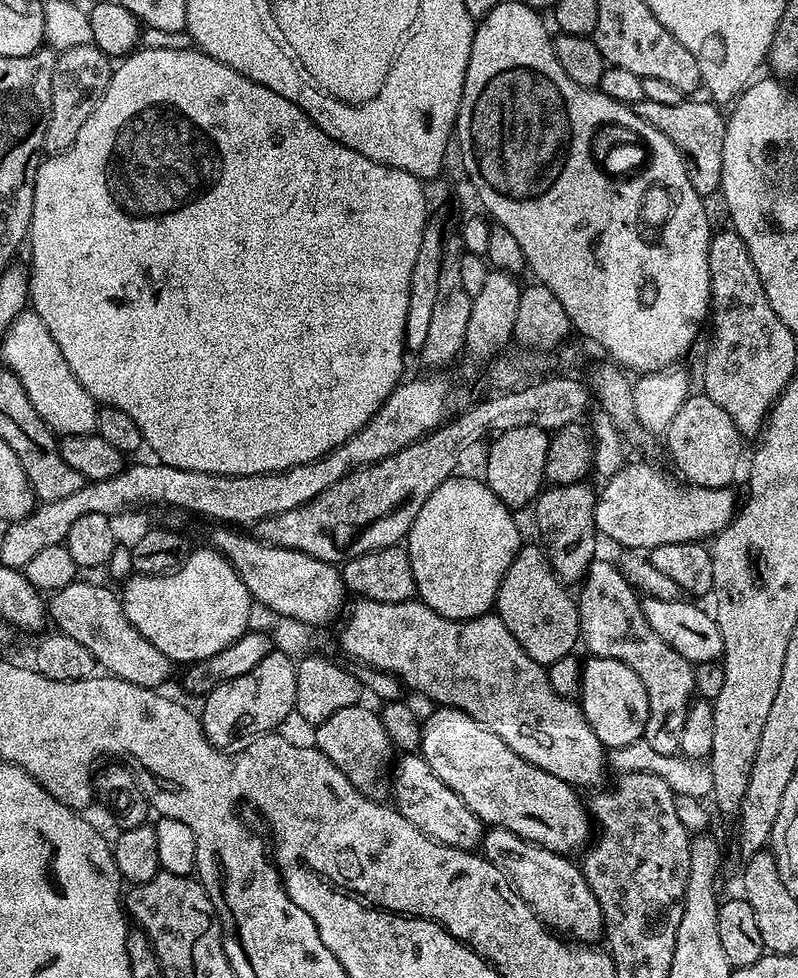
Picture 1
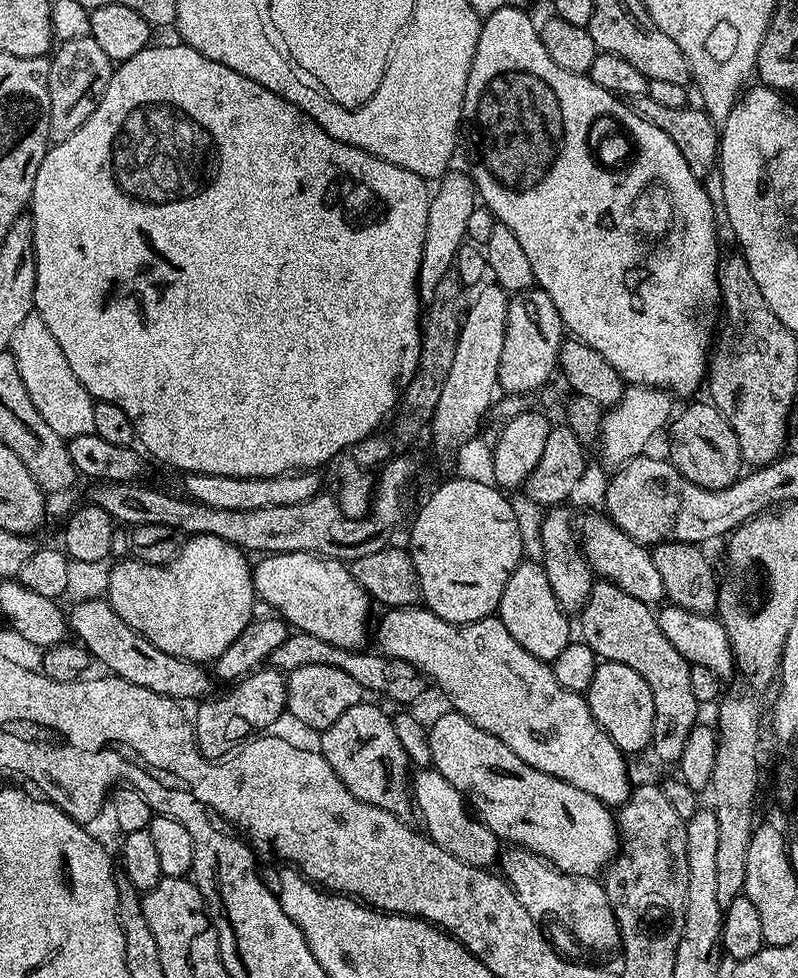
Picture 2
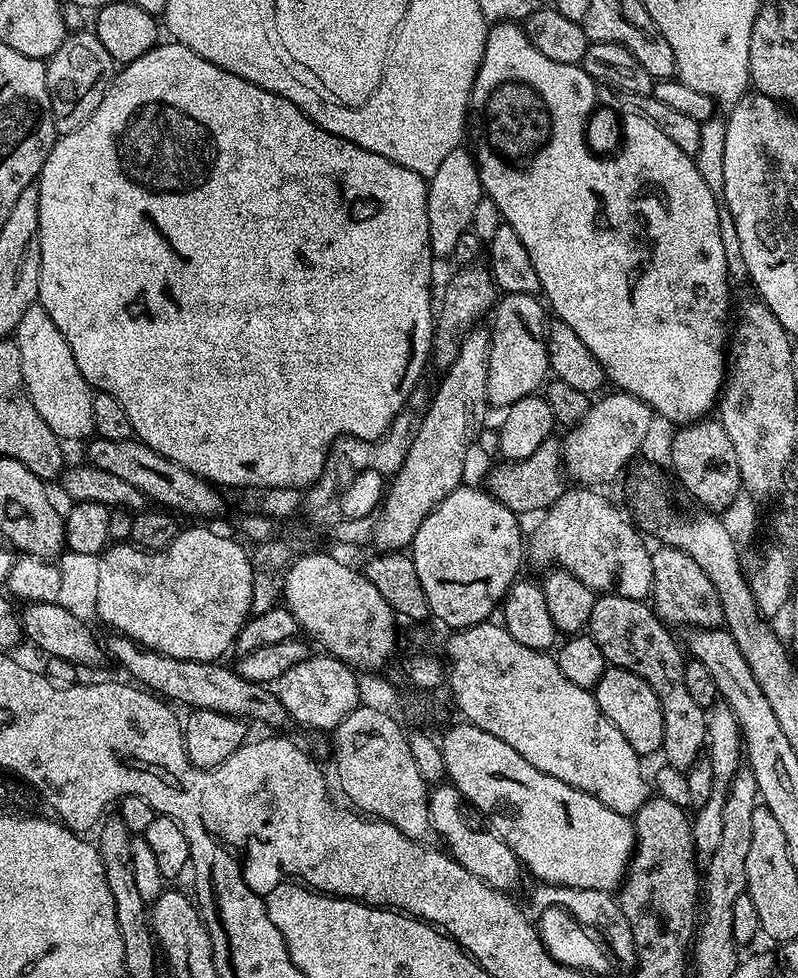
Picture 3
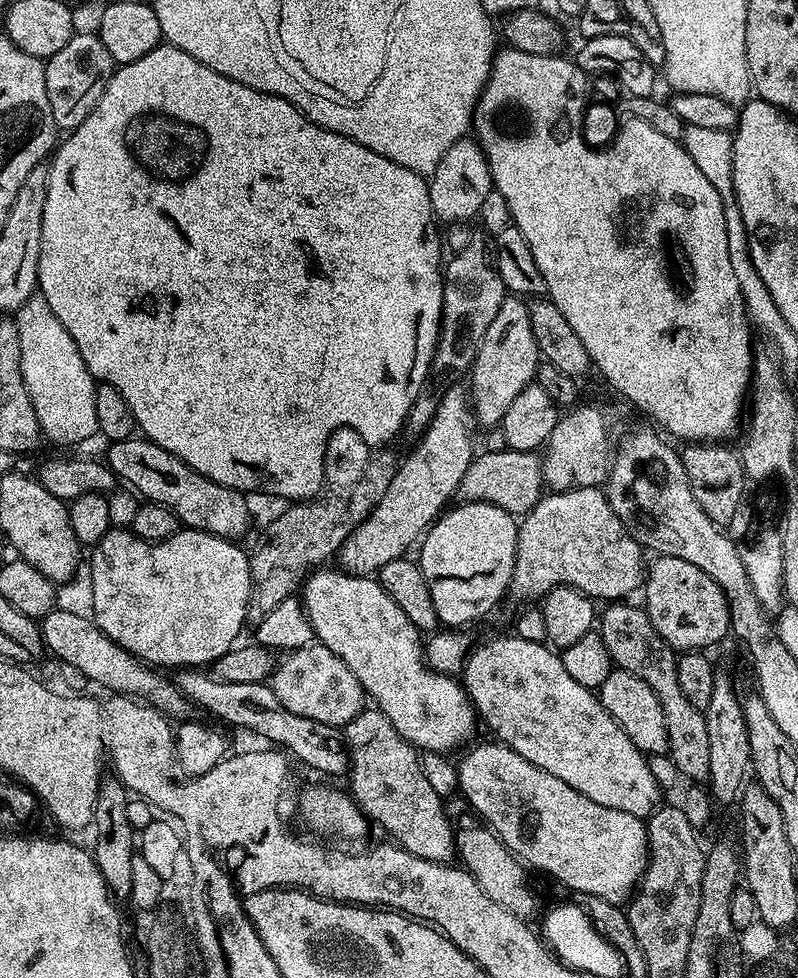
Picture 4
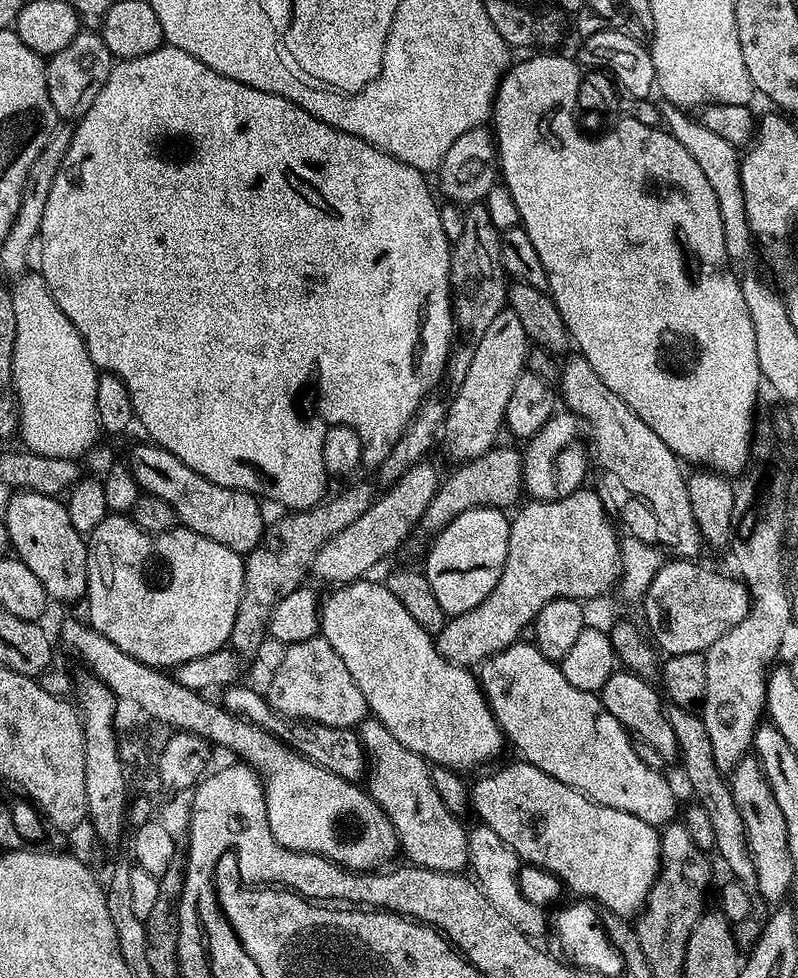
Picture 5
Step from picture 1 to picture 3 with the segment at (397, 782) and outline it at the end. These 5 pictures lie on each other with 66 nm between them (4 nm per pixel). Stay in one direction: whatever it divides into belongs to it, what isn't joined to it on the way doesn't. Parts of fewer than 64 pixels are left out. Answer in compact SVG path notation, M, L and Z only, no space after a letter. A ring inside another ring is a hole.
M440 782L429 791L428 809L432 828L437 837L444 836L443 847L452 859L457 860L470 874L482 878L492 888L512 890L512 887L520 880L522 865L514 850L502 842L502 838L487 827L475 828L464 817L465 805L462 803L460 791L453 788L451 783Z

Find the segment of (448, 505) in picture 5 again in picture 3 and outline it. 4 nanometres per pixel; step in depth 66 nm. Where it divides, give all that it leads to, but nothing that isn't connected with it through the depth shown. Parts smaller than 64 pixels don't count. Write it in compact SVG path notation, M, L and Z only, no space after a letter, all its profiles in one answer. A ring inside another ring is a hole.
M551 436L542 442L529 458L495 465L488 476L486 486L492 496L506 505L511 512L526 516L548 509L566 491L564 480L566 481L563 471L563 445L559 437Z

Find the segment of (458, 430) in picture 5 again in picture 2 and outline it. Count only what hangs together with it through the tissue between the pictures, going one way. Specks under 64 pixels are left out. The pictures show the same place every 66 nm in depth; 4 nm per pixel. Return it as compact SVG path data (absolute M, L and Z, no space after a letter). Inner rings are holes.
M533 286L515 293L508 301L506 310L506 332L502 338L502 360L498 366L499 391L510 396L528 396L535 388L540 388L552 372L557 371L560 358L560 345L566 339L566 329L558 310L554 310L554 302L550 302L550 294L546 294L538 286Z

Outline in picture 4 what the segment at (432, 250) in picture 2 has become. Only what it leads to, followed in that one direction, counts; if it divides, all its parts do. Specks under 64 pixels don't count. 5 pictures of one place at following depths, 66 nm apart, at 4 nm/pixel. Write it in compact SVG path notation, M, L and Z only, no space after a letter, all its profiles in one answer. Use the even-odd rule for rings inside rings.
M472 138L454 142L454 146L446 150L442 162L438 162L438 170L434 170L428 180L432 215L445 225L463 224L471 221L471 216L472 219L479 217L480 207L486 199L486 194L493 191L488 159L479 143Z

